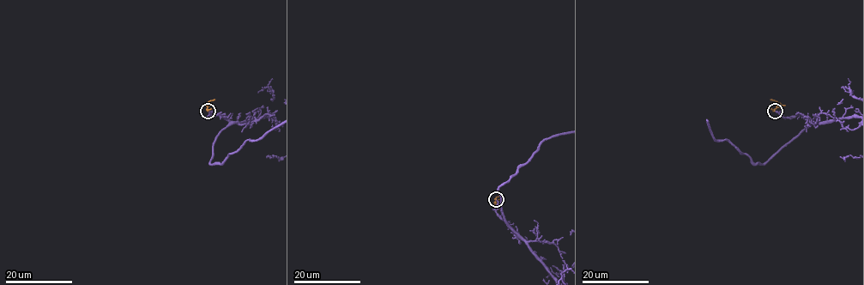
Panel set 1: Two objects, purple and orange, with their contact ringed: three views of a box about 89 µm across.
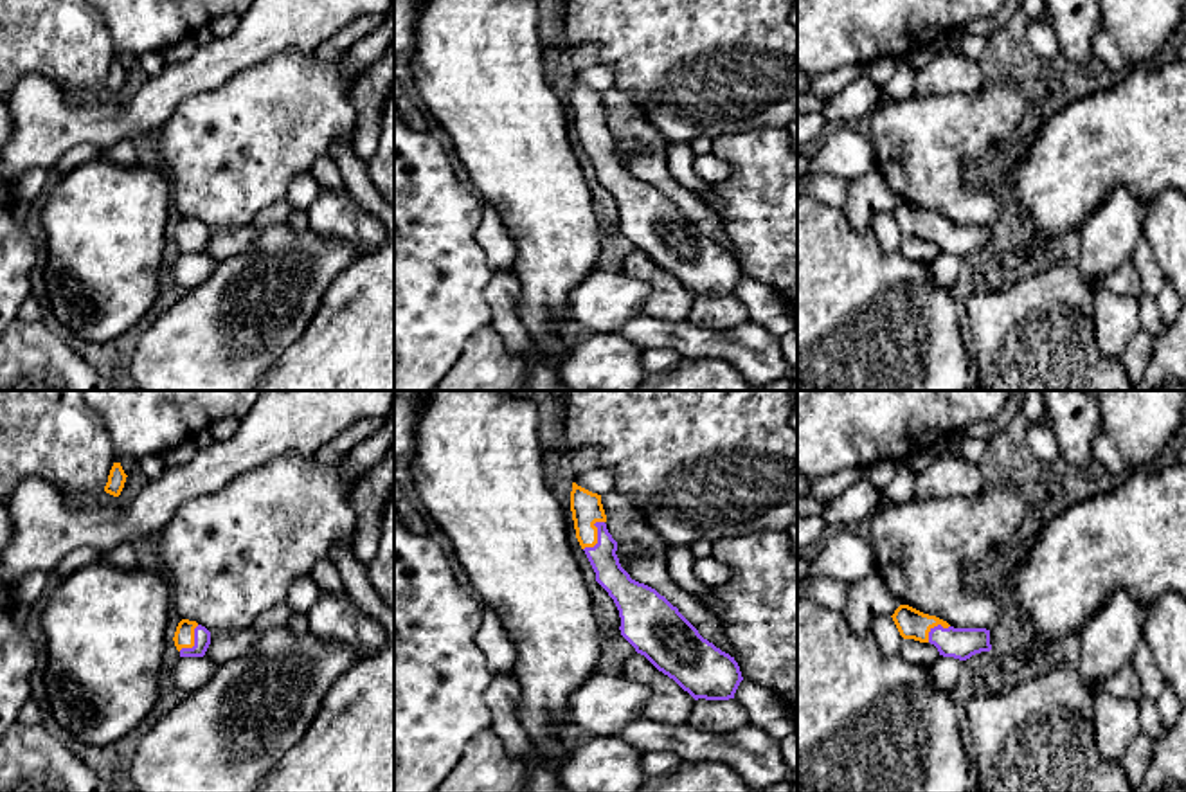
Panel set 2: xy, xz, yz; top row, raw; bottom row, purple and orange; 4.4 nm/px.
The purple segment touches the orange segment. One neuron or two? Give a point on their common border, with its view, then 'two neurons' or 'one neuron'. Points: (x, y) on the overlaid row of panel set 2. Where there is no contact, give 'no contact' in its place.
xz (598, 535) | one neuron

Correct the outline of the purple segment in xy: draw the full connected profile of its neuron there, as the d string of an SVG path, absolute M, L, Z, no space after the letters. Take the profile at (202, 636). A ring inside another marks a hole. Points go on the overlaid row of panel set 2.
M182 619L173 641L180 657L203 657L211 644L211 632L196 621Z

